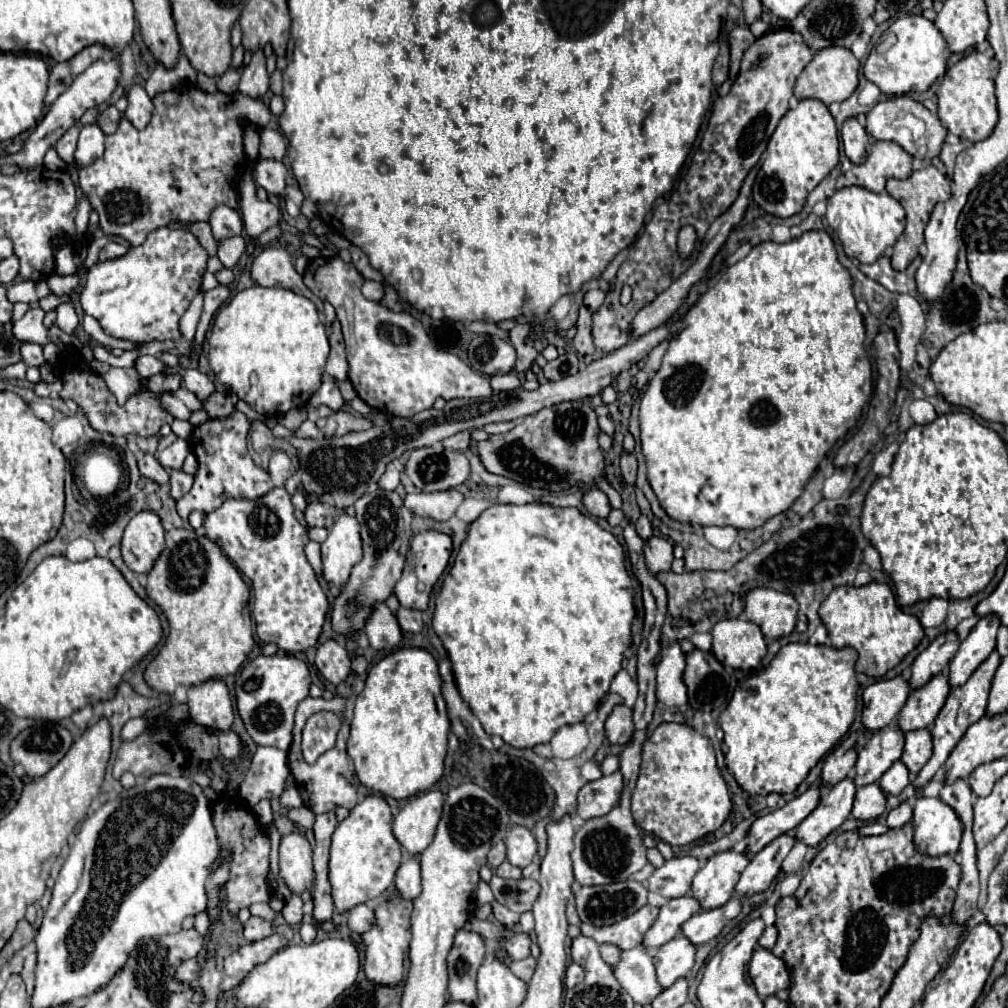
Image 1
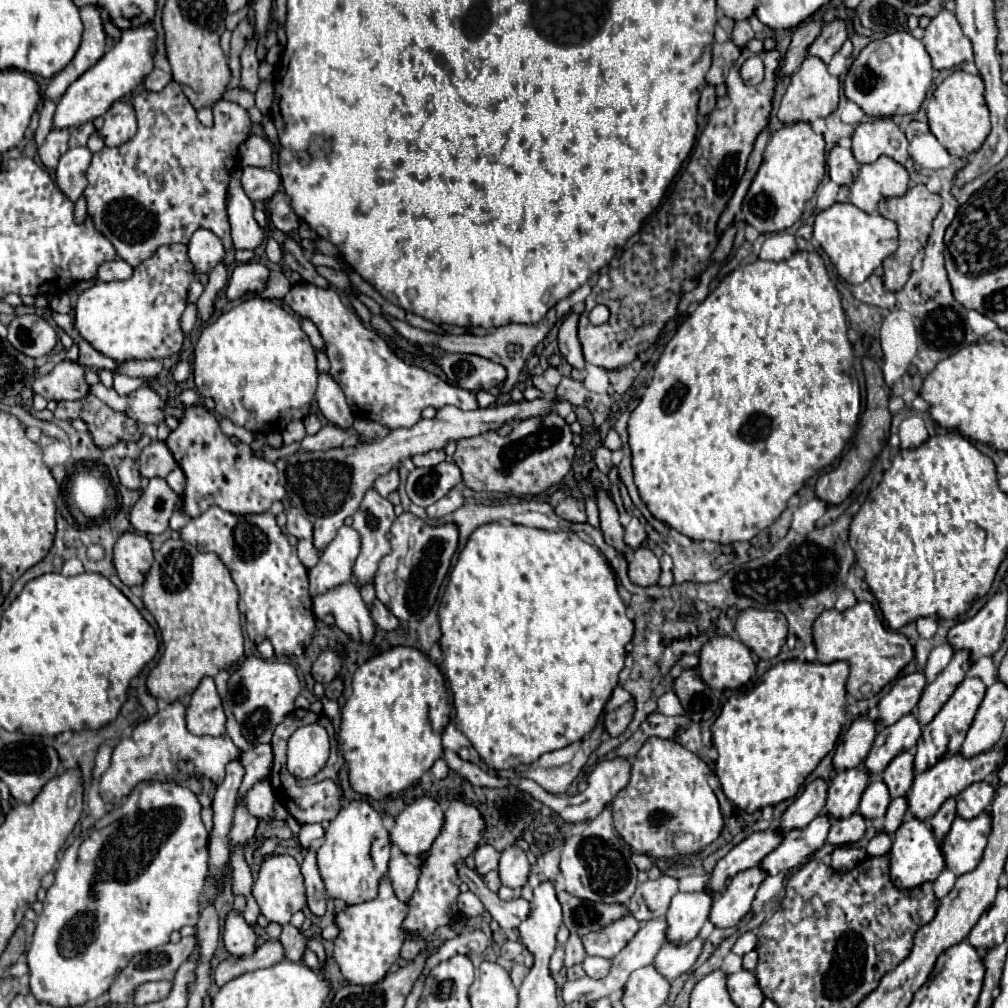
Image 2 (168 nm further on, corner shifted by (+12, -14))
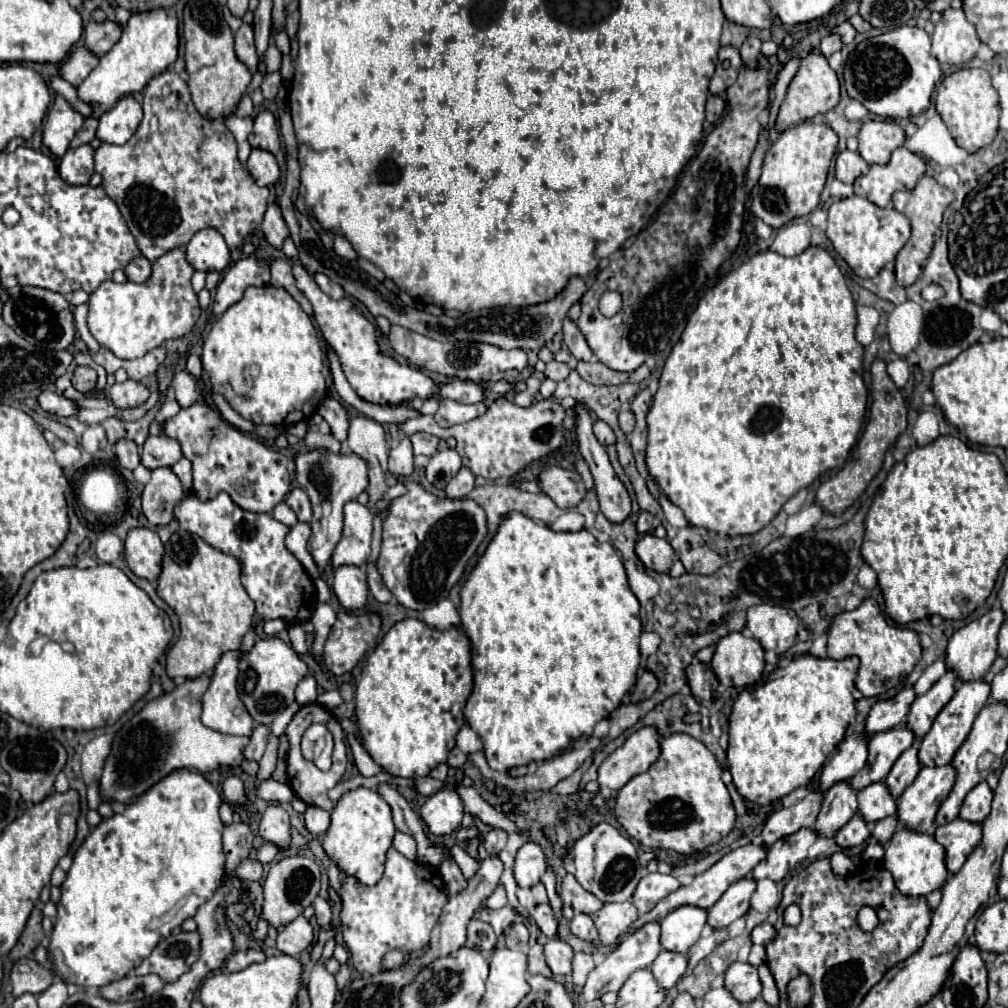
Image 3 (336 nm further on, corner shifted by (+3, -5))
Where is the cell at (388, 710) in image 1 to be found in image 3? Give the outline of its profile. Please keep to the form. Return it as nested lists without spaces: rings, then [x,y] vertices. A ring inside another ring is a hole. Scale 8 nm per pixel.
[[[418,619],[396,623],[366,657],[362,675],[356,681],[356,723],[362,735],[362,747],[390,775],[426,777],[436,765],[446,763],[454,737],[464,723],[464,705],[472,691],[470,641],[458,629],[432,631]]]

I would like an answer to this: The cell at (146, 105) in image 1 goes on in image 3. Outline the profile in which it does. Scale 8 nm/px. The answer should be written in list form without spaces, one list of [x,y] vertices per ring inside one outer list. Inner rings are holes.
[[[122,97],[110,111],[102,113],[96,137],[104,143],[122,145],[126,143],[142,121],[142,105],[132,97]]]

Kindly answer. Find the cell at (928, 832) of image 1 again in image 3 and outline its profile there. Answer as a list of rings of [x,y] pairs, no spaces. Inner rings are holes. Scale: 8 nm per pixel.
[[[900,827],[888,843],[888,849],[884,853],[884,867],[892,873],[896,887],[904,895],[928,895],[930,891],[942,887],[948,877],[944,859],[946,859],[946,849],[934,839],[934,835]]]

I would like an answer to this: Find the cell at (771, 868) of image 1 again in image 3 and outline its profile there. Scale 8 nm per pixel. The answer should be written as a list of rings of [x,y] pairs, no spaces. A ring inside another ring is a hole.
[[[744,877],[728,887],[728,891],[708,909],[708,925],[728,927],[738,917],[746,915],[750,909],[750,897],[756,891],[756,881]]]

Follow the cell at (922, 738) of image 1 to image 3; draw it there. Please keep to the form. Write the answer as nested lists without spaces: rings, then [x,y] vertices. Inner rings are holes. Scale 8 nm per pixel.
[[[910,747],[906,749],[898,761],[894,763],[892,771],[888,773],[886,777],[886,785],[892,793],[892,797],[900,797],[902,791],[916,779],[918,771],[920,771],[920,763],[918,763],[918,749],[916,747]]]

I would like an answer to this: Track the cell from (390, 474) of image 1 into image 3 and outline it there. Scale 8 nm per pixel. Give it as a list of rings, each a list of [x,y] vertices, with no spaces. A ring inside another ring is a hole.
[[[404,437],[400,441],[400,445],[396,449],[390,451],[390,459],[388,459],[388,471],[396,477],[406,477],[414,471],[414,465],[412,465],[412,443],[408,437]]]

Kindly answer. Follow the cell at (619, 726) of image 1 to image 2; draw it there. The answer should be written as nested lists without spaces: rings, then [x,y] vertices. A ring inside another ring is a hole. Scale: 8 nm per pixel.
[[[631,698],[629,702],[625,702],[623,706],[611,710],[605,714],[605,730],[609,736],[619,736],[627,726],[629,722],[633,720],[633,714],[635,714],[635,700]]]

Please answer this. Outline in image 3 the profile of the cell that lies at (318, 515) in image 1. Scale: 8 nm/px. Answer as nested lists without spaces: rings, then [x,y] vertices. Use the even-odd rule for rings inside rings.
[[[292,489],[286,497],[286,503],[292,507],[292,511],[296,513],[298,521],[308,523],[312,519],[312,507],[310,507],[310,499],[302,489]]]

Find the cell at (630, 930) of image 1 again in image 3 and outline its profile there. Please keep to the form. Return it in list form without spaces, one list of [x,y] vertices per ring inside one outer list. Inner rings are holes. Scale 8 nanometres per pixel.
[[[632,901],[626,903],[606,903],[600,911],[594,913],[594,923],[598,929],[598,937],[602,943],[616,945],[630,929],[630,925],[638,919],[638,909]]]

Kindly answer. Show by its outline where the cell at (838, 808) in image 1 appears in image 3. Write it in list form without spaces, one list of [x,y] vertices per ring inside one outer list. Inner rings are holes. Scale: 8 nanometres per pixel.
[[[800,829],[794,835],[778,839],[770,849],[766,859],[762,859],[754,871],[752,877],[756,881],[768,877],[774,881],[782,881],[788,871],[796,865],[806,860],[808,847],[818,839],[818,833],[814,829]]]

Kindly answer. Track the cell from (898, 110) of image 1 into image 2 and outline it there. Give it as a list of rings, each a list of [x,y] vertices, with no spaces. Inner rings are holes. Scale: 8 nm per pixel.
[[[877,118],[873,122],[863,122],[853,132],[853,156],[859,164],[871,164],[879,156],[889,156],[899,164],[905,164],[907,138],[889,118]]]

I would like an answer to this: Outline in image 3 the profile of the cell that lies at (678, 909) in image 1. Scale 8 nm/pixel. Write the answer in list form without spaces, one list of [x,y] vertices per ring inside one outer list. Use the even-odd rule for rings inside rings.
[[[650,921],[644,927],[640,927],[634,933],[630,933],[610,955],[604,957],[604,961],[596,969],[590,971],[590,975],[586,979],[586,985],[584,985],[584,991],[582,991],[582,997],[586,1001],[592,1001],[592,999],[602,997],[608,991],[618,991],[622,987],[622,983],[634,971],[650,967],[650,963],[654,963],[654,959],[658,957],[660,949],[662,949],[662,945],[660,945],[660,923],[658,921]]]

